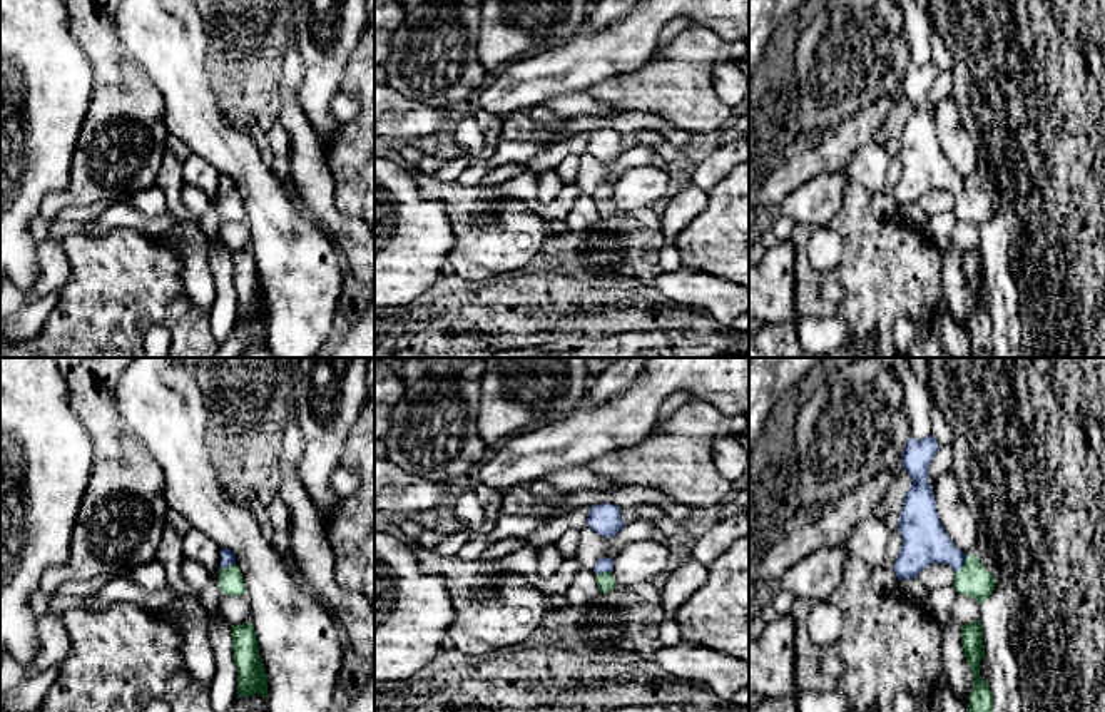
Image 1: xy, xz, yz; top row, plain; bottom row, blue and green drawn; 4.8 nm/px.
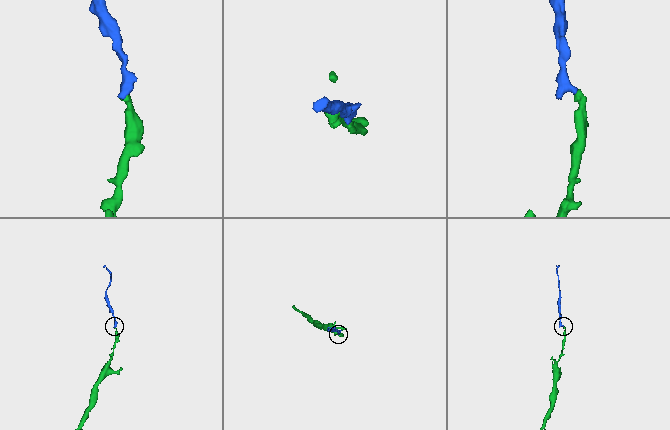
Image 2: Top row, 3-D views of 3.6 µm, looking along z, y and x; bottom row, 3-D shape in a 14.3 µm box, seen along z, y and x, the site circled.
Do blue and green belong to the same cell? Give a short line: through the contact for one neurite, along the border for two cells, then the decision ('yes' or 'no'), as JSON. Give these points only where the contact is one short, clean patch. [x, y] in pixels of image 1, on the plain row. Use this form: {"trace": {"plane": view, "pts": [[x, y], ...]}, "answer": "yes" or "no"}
{"trace": {"plane": "yz", "pts": [[925, 167], [952, 181], [962, 191], [973, 206]]}, "answer": "yes"}

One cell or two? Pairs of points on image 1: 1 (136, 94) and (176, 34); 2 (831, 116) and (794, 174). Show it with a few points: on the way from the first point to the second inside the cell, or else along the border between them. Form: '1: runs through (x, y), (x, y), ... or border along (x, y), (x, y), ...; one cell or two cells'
1: border along (126, 54), (161, 94), (162, 114); two cells
2: border along (870, 106), (850, 116), (836, 129); two cells

